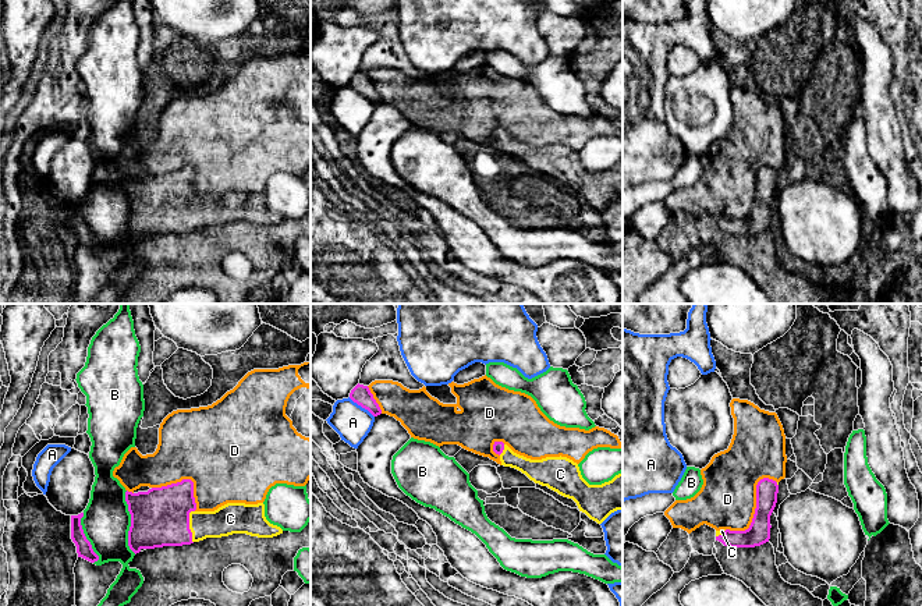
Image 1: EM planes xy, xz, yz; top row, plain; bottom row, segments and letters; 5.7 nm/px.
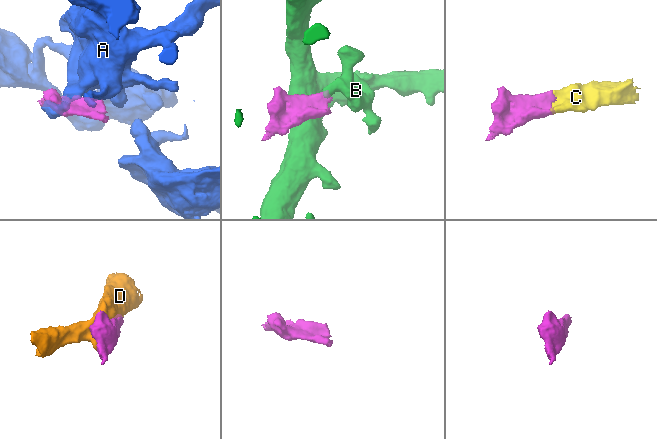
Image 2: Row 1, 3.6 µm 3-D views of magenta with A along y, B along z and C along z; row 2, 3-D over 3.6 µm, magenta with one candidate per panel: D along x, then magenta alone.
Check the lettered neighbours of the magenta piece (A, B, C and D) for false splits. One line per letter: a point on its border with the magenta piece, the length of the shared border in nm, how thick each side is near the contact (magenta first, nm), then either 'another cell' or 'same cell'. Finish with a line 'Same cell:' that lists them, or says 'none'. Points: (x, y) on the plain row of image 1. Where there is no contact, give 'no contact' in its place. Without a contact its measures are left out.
A: meets magenta in xz at (361, 94); contact 190 nm long; 120 nm thick on the magenta side, 200 nm on the other; another cell
B: meets magenta in xy at (131, 211); contact 380 nm long; 340 nm thick on the magenta side, 280 nm on the other; another cell
C: meets magenta in xy at (188, 215); contact 190 nm long; 340 nm thick on the magenta side, 180 nm on the other; same cell
D: meets magenta in yz at (756, 195); contact 400 nm long; 130 nm thick on the magenta side, 340 nm on the other; another cell
Same cell: C

